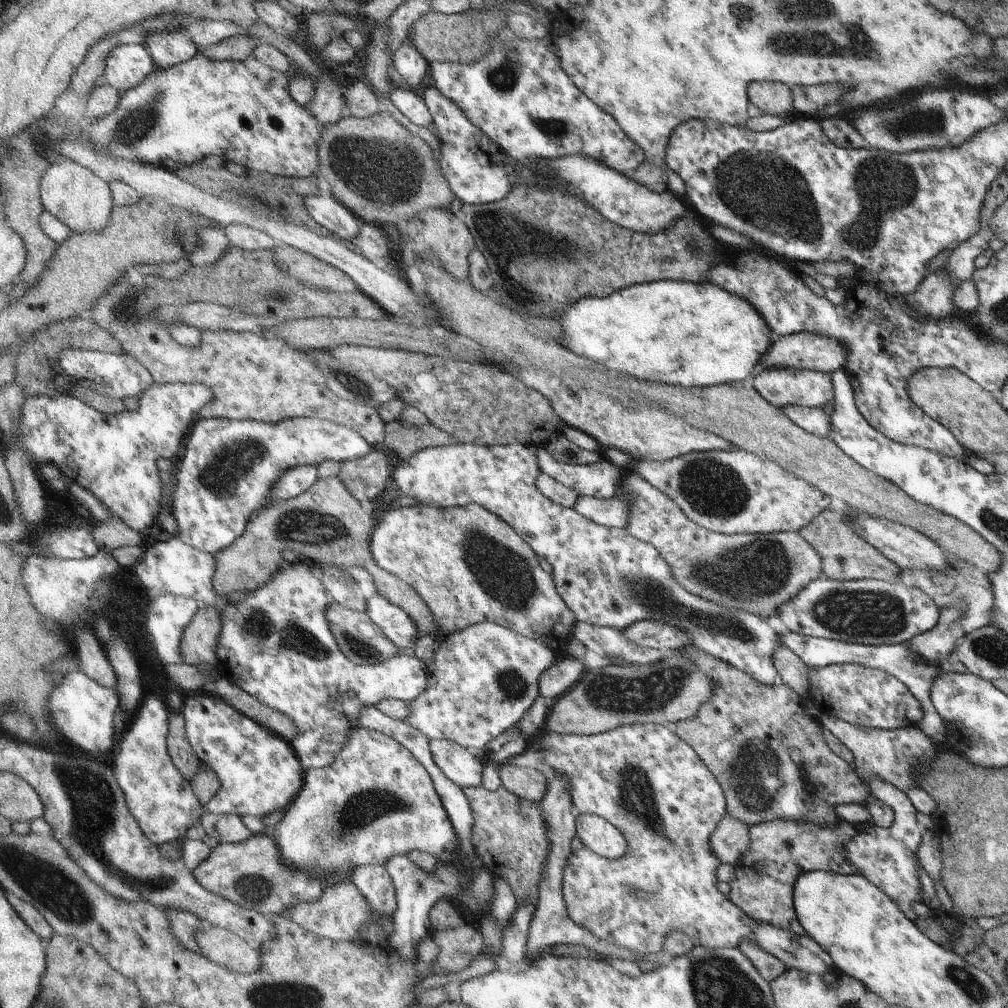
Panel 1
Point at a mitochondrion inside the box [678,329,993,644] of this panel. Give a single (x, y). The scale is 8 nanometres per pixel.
(748, 571)

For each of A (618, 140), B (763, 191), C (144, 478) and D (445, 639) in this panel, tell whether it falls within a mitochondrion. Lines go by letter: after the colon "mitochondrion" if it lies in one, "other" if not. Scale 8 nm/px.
A: other
B: mitochondrion
C: other
D: other

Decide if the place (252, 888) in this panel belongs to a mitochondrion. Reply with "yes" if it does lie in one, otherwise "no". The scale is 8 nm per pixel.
yes

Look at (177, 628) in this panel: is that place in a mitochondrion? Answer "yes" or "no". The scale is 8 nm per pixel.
no

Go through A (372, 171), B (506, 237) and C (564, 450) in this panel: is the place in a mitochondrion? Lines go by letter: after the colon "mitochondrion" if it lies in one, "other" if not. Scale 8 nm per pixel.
A: mitochondrion
B: mitochondrion
C: mitochondrion

